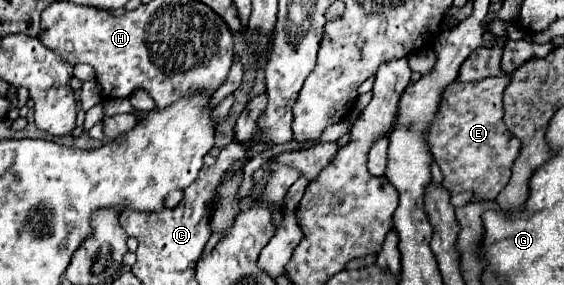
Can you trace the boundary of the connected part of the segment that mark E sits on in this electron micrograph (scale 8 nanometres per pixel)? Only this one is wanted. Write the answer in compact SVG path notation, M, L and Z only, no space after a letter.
M508 76L482 82L454 82L446 88L440 110L428 132L428 142L450 194L472 192L472 202L496 200L510 180L510 168L520 154L520 140L502 122L502 92Z

